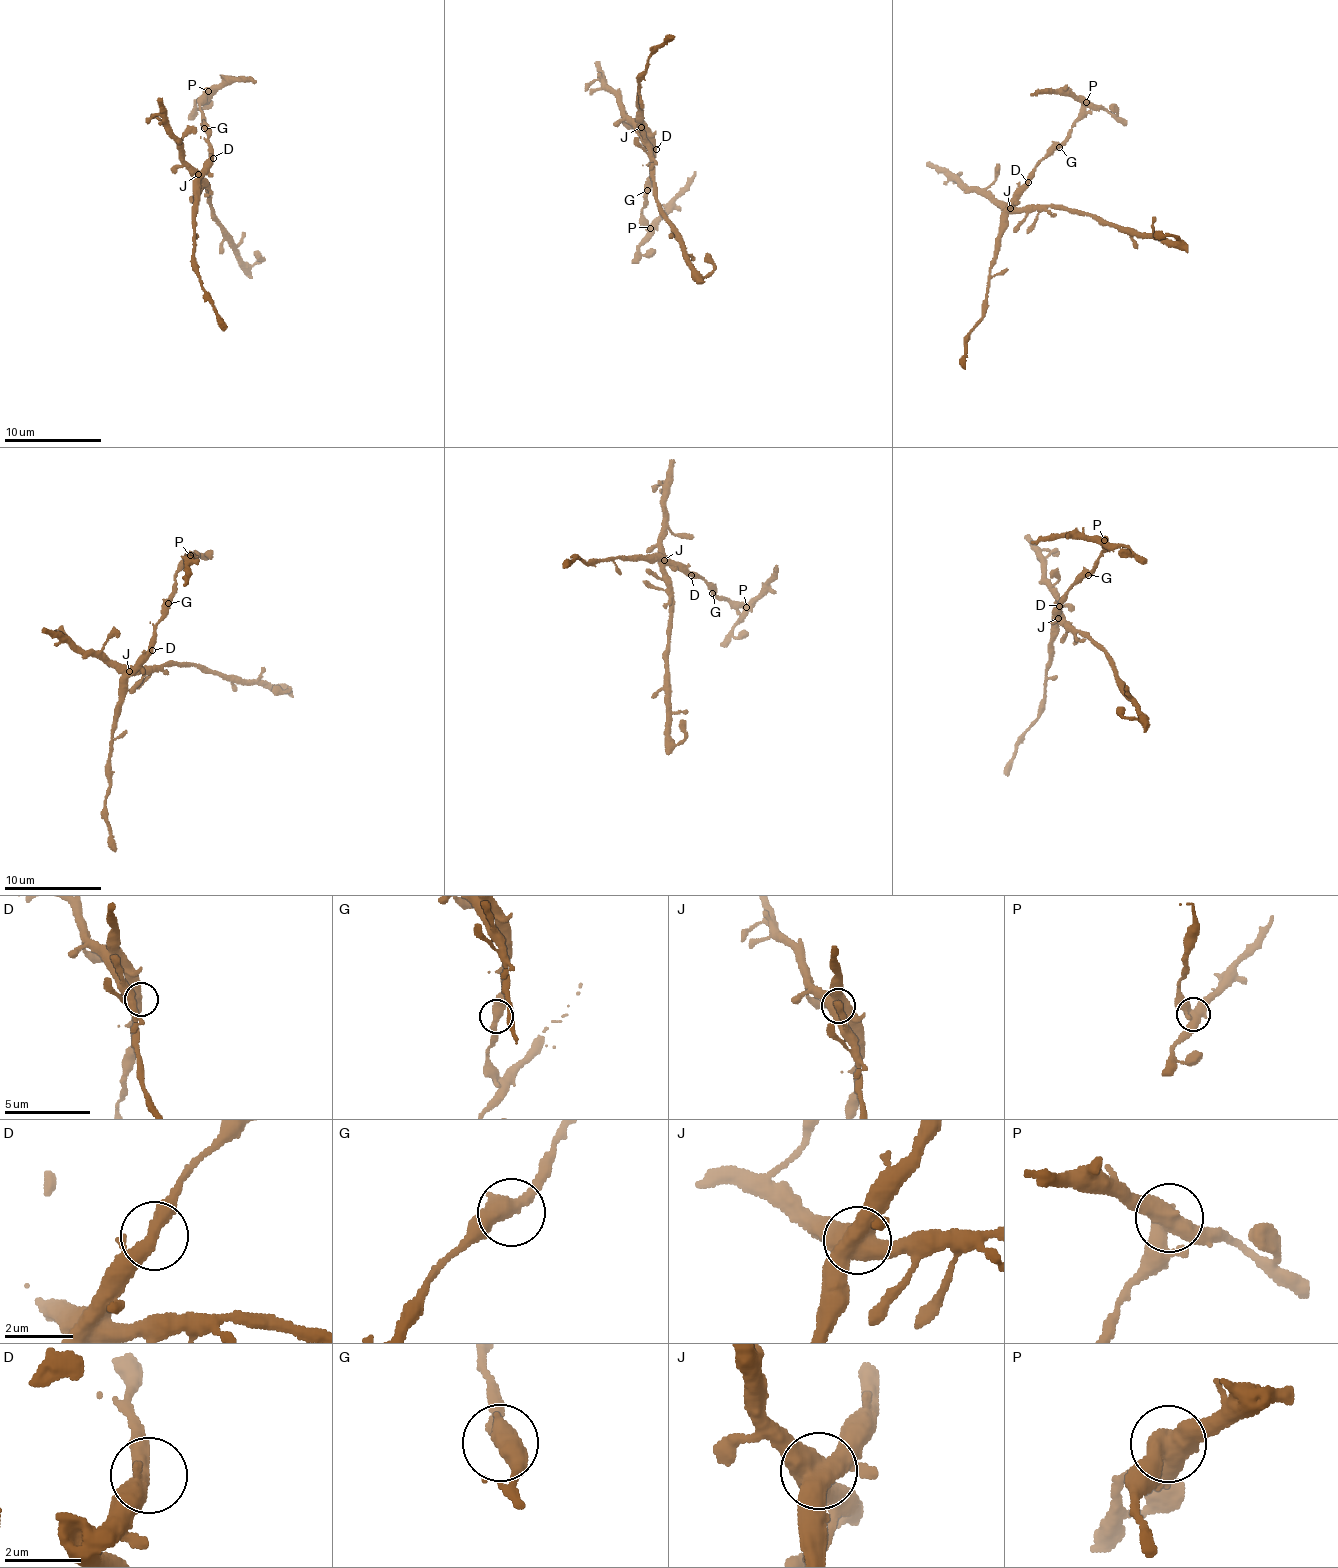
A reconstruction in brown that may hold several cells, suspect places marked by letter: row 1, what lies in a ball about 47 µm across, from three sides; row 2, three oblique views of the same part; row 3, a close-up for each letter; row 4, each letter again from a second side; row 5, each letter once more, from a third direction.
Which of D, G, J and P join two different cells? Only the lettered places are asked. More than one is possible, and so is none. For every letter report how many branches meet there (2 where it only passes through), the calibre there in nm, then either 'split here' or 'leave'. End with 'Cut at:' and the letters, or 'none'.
D: 3 | 320 nm | leave
G: 2 | 460 nm | leave
J: 4 | 600 nm | split here
P: 3 | 500 nm | split here
Cut at: J, P

